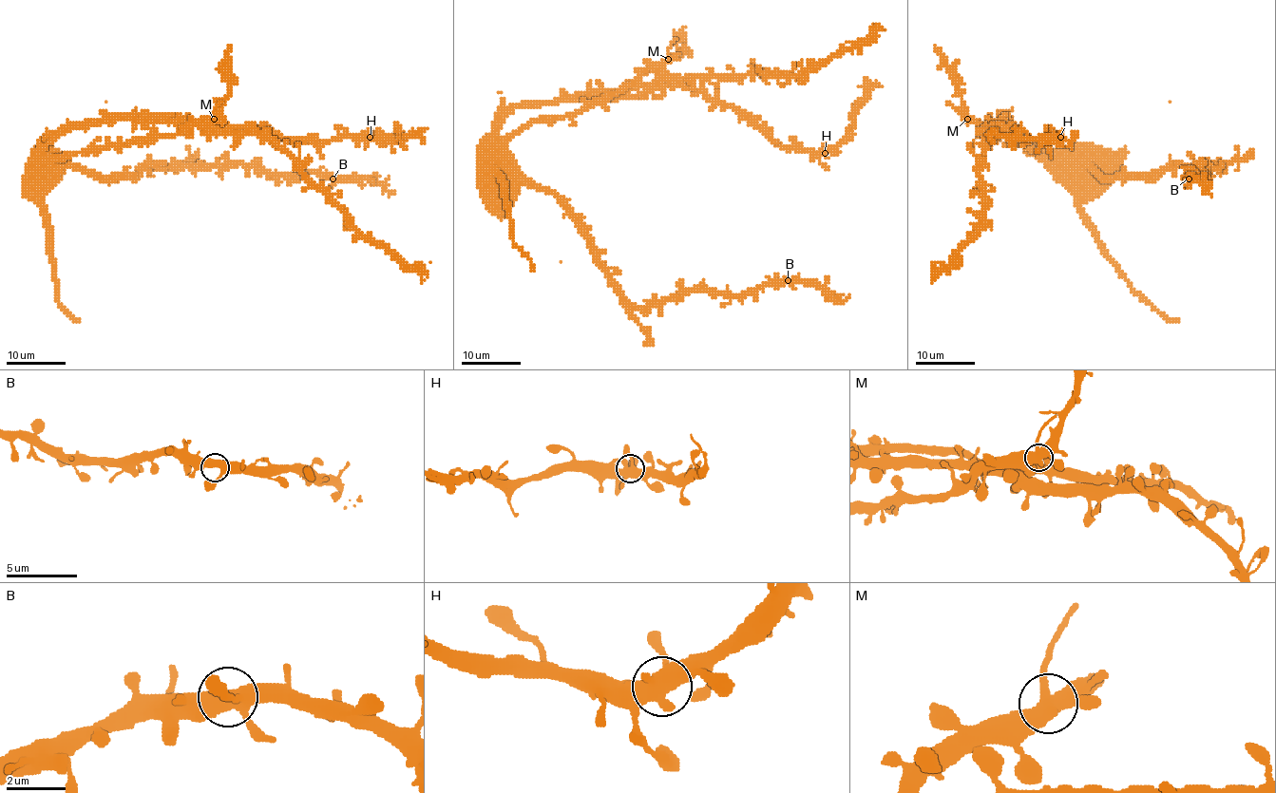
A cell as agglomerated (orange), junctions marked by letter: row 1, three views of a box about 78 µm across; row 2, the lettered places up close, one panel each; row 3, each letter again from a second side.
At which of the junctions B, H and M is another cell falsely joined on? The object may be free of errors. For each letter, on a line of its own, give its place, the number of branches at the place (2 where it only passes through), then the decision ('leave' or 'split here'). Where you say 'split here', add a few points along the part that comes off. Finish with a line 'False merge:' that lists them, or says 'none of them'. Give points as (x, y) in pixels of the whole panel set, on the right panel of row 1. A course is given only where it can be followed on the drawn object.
B: (1189, 179) | 4 | leave
H: (1060, 137) | 4 | leave
M: (967, 119) | 4 | split here | (966, 119), (946, 101)
False merge: M

